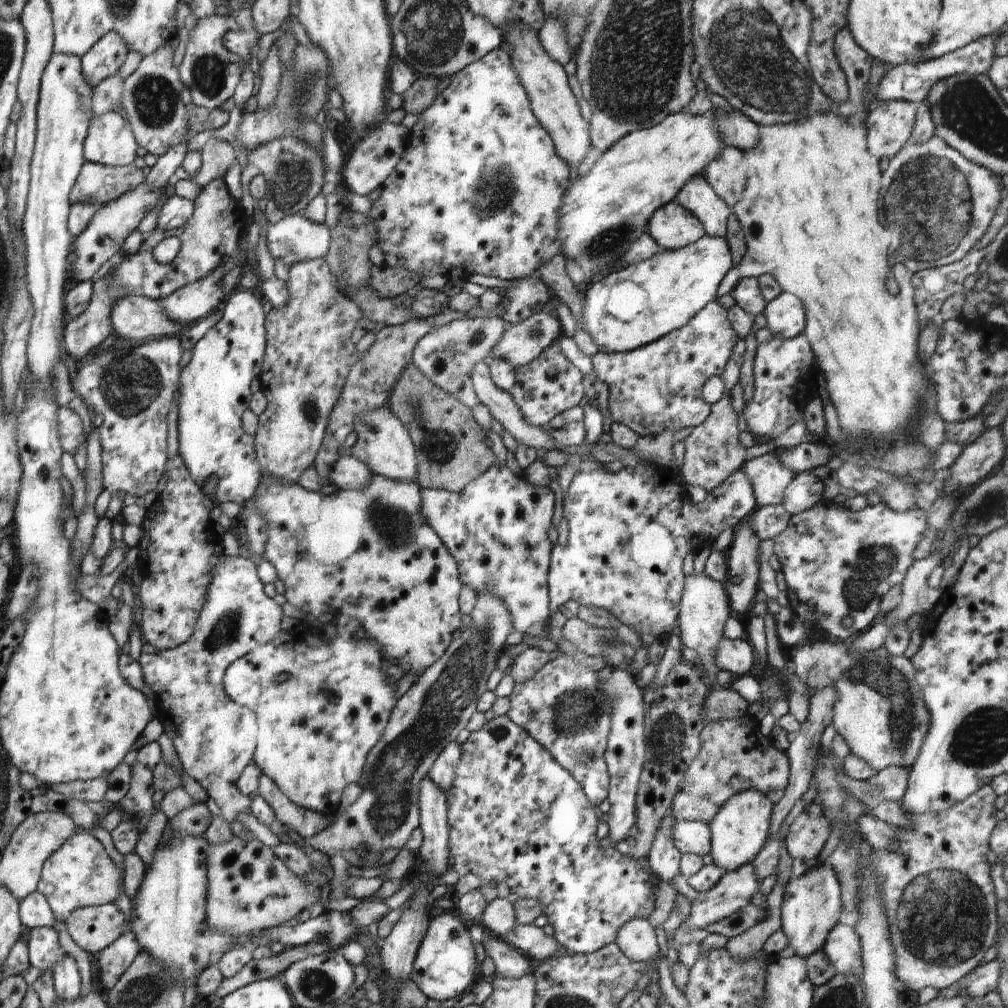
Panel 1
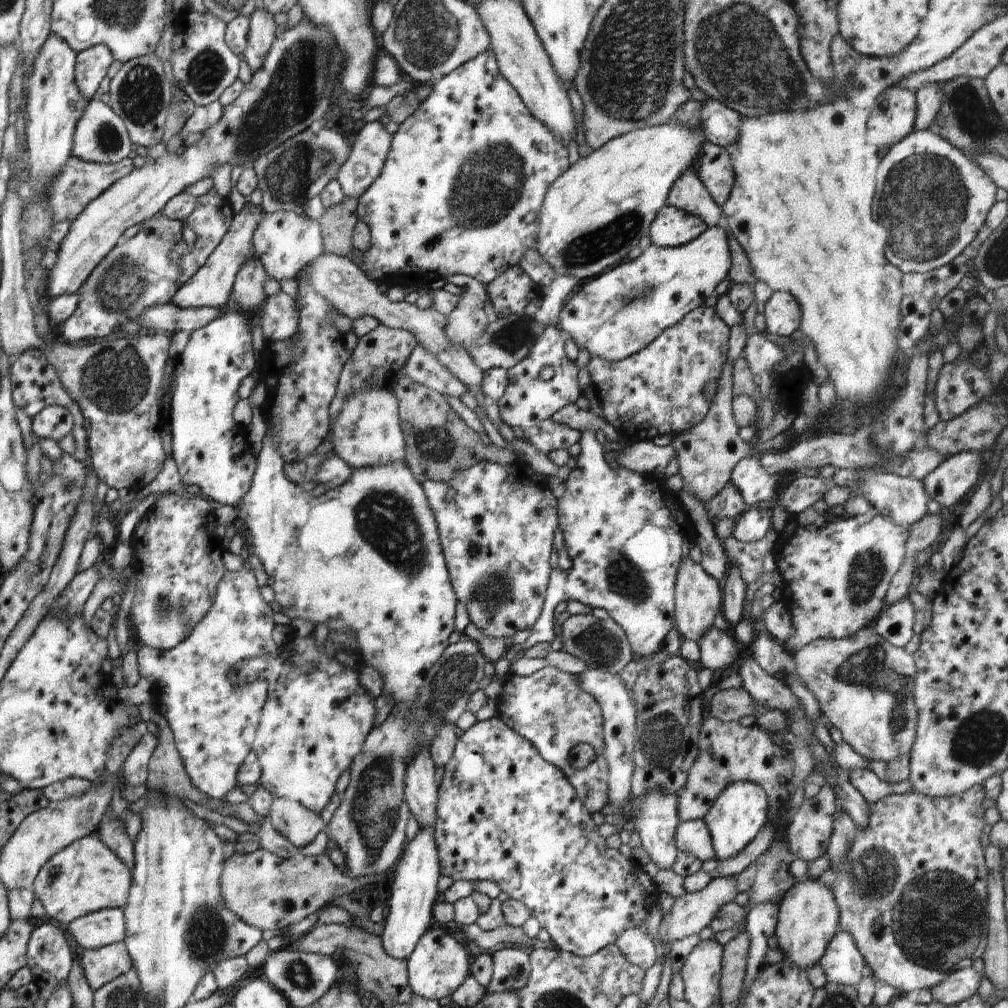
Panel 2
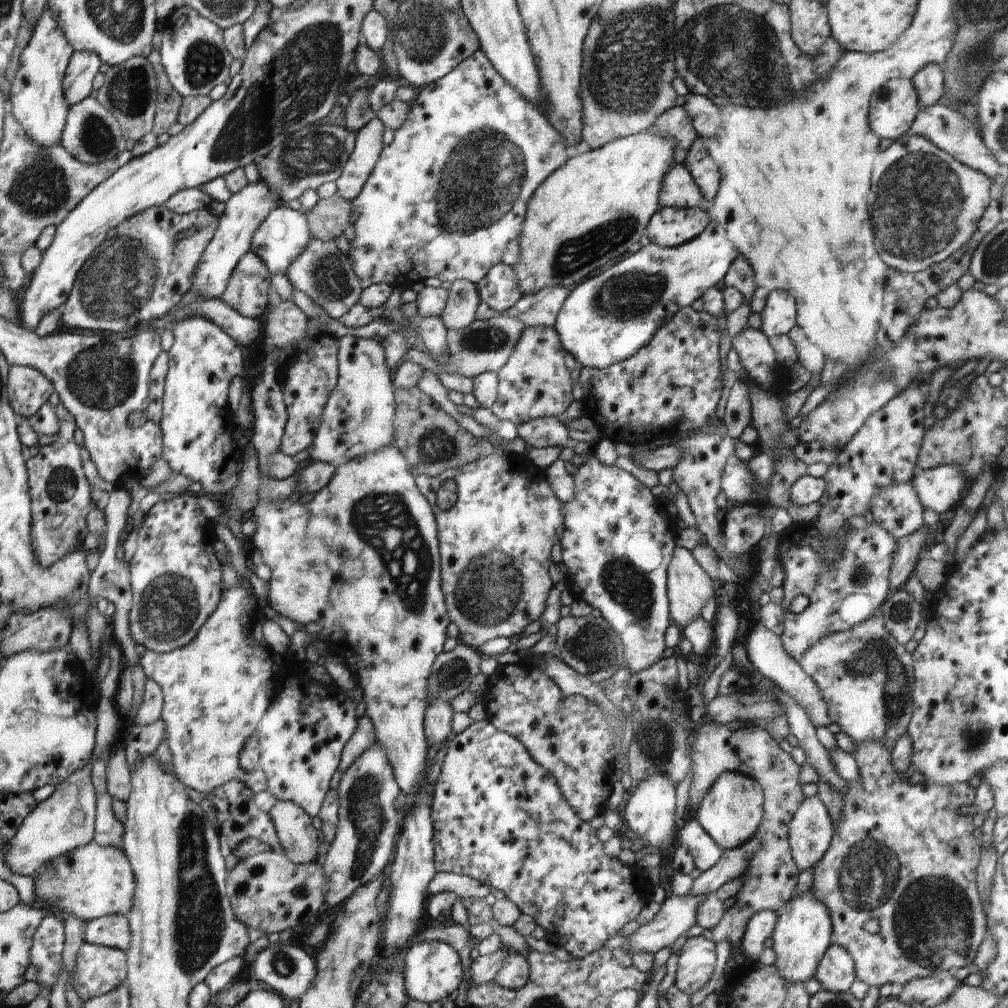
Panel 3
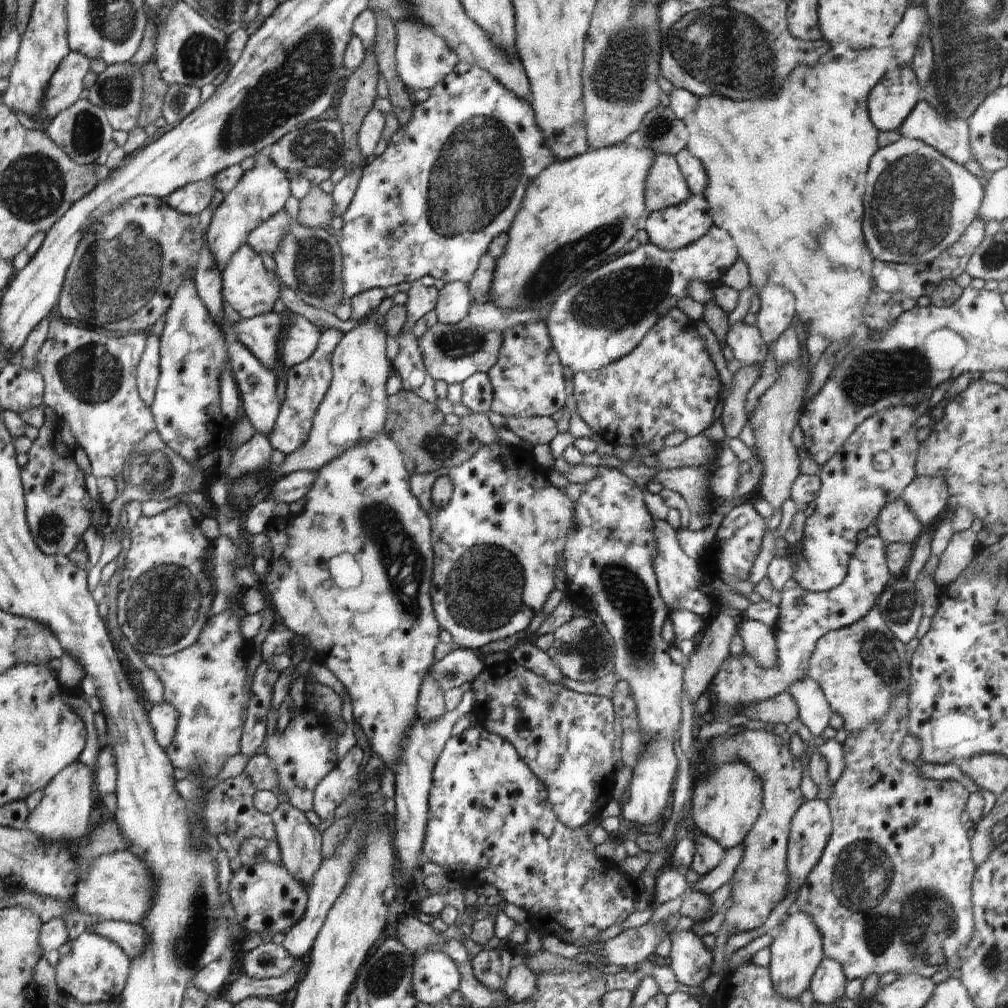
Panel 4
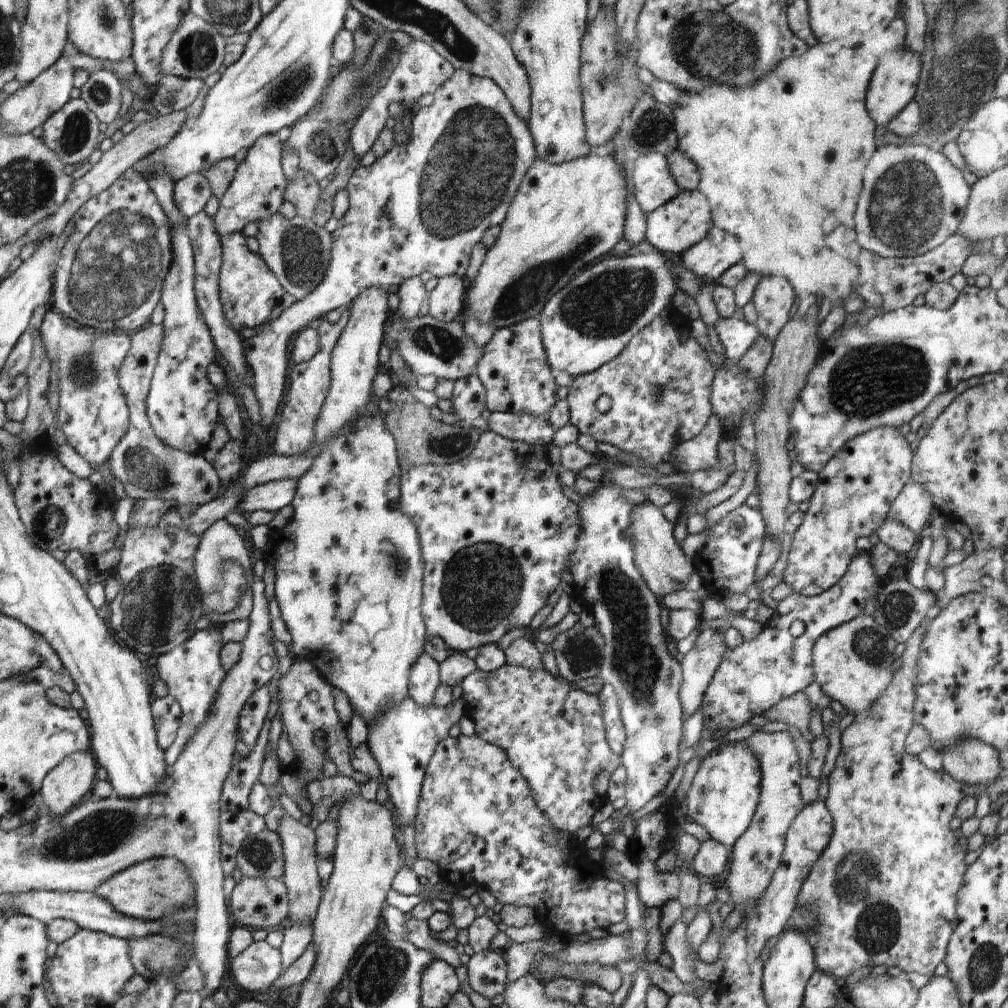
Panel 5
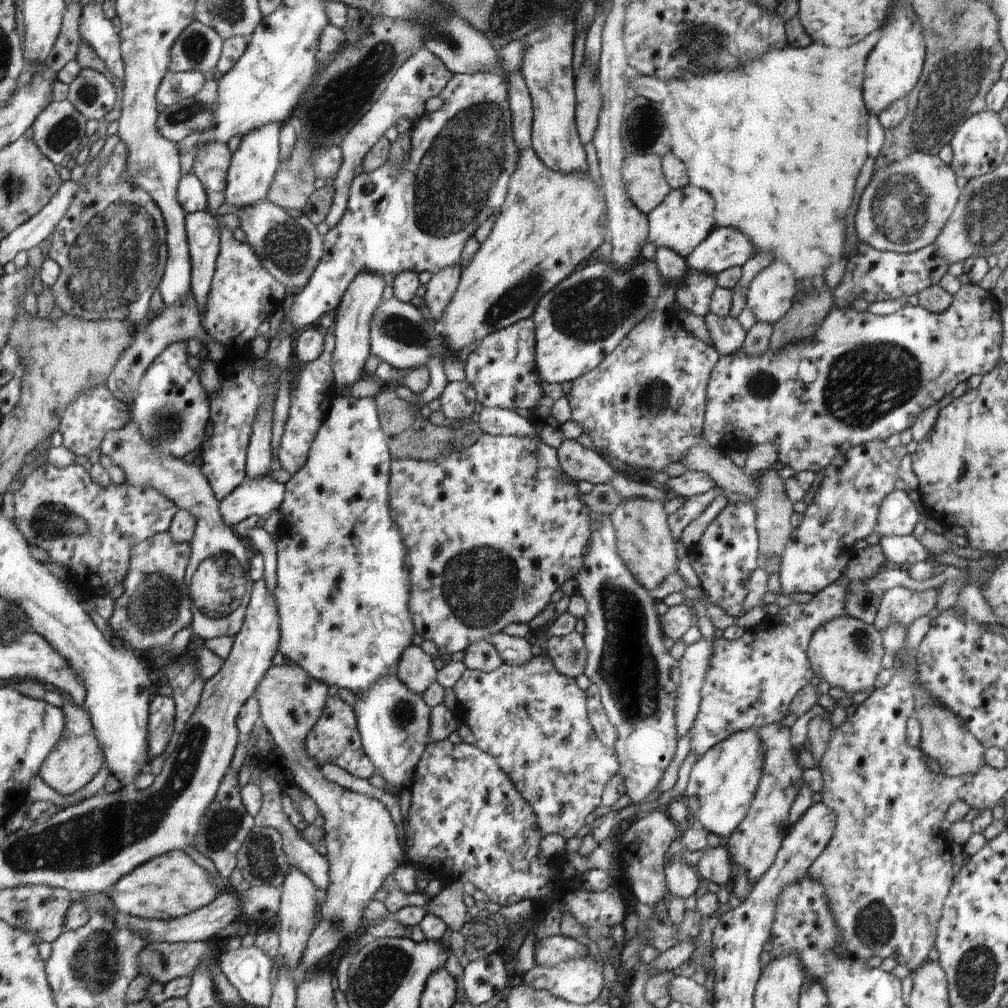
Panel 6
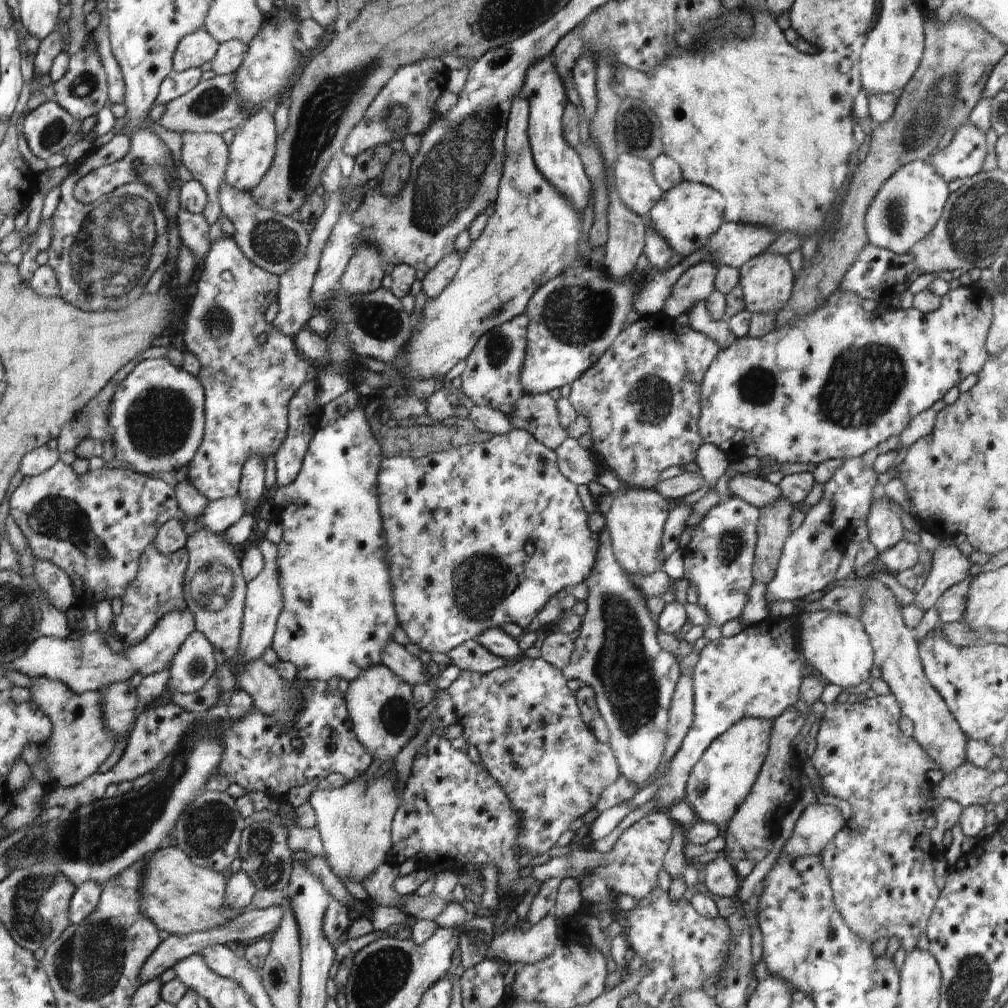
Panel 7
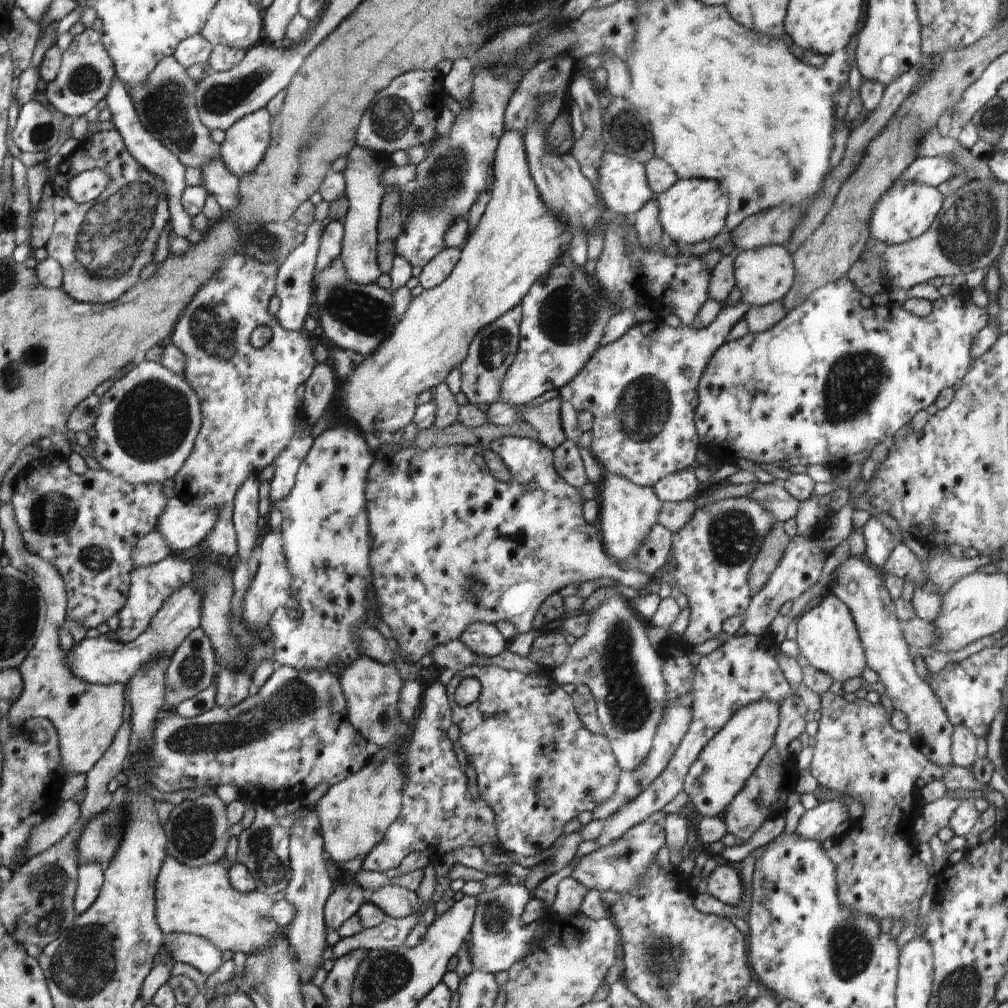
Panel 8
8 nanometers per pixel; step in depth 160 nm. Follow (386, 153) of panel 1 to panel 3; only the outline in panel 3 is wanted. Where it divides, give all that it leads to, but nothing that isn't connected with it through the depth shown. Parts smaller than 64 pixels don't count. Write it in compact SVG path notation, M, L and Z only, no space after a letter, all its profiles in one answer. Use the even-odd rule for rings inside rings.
M376 117L356 133L356 146L346 162L341 176L335 180L338 186L337 196L345 200L356 199L371 178L379 164L385 145L383 133L385 127Z

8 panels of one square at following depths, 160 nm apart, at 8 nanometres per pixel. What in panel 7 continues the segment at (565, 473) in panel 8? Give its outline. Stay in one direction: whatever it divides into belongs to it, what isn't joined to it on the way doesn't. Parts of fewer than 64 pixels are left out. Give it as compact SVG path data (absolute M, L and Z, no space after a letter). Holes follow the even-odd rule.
M570 436L566 437L564 442L555 450L559 471L576 486L588 485L597 480L595 453L592 450L582 448L577 439Z

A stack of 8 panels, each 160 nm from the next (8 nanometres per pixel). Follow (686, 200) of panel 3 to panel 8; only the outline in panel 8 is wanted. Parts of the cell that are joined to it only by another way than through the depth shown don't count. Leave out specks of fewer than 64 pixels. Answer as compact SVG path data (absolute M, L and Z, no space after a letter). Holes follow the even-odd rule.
M606 151L603 152L600 161L597 190L601 194L601 204L604 207L612 214L622 215L626 218L638 212L648 200L654 197L646 178L645 165L627 156Z

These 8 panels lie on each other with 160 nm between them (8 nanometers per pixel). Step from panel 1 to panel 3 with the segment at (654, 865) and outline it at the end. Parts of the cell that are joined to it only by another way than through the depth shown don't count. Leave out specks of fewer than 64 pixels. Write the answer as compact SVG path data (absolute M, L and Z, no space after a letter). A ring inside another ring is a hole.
M652 774L644 782L640 782L637 788L632 789L630 800L624 808L624 822L644 842L645 847L657 848L657 852L662 856L670 846L676 845L674 842L676 840L674 835L676 827L675 812L676 785L668 776Z

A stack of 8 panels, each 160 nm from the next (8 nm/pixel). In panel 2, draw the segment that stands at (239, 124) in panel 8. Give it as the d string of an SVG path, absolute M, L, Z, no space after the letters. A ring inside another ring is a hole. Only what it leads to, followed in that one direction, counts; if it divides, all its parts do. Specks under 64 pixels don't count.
M246 202L242 210L233 216L230 228L220 240L219 245L195 272L194 276L188 279L186 286L180 288L173 303L180 307L214 307L220 309L220 306L226 306L228 296L231 296L233 290L232 284L235 284L234 278L237 278L238 270L243 268L242 264L246 262L246 256L250 254L252 234L258 228L263 214L264 211L261 206L255 207L251 202Z

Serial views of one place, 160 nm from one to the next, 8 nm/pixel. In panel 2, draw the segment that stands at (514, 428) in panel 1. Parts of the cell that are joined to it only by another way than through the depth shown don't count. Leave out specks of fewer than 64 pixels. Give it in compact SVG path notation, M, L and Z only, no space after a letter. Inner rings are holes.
M324 251L316 257L304 270L301 277L320 295L328 299L338 313L354 320L360 316L374 316L380 325L391 329L402 329L411 332L418 344L425 351L433 353L468 390L481 390L484 373L473 363L469 352L461 345L453 343L446 336L447 317L432 307L420 310L416 305L406 301L392 302L385 293L384 286L373 281L362 268L356 265L347 256L327 253Z

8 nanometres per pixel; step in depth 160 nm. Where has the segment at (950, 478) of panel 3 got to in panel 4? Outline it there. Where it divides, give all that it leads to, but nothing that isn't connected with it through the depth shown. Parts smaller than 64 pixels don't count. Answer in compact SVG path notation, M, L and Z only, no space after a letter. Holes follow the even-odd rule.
M915 476L903 490L901 499L911 508L922 526L932 525L947 506L948 489L942 477Z

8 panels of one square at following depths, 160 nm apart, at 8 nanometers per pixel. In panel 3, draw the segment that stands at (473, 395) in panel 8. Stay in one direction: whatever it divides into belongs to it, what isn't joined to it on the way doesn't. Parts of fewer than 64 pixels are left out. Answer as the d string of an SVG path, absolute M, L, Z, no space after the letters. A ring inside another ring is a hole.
M526 327L508 362L498 374L497 400L491 407L498 419L524 424L541 417L556 417L574 401L572 374L566 368L565 349L558 332L552 327Z

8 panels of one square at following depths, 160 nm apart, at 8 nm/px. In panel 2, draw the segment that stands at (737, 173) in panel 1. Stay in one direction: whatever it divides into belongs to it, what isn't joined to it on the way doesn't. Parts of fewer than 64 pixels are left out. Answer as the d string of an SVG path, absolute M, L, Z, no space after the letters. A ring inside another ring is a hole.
M705 141L700 152L698 176L714 202L721 207L730 194L735 181L730 155L725 147Z

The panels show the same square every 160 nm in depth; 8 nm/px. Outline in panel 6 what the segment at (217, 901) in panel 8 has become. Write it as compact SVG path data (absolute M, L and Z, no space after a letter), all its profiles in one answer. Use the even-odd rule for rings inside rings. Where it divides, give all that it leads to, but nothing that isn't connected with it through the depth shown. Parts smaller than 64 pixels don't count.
M180 850L167 852L136 867L130 875L123 876L108 894L118 913L167 921L206 907L218 898L218 892L220 888L212 874Z

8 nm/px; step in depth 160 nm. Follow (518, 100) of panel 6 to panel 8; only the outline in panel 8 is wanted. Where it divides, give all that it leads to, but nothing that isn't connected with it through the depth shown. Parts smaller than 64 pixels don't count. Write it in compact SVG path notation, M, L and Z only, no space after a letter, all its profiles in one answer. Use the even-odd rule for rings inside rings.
M516 128L503 132L495 152L491 174L493 187L490 200L474 232L468 235L466 244L461 248L460 258L448 278L434 288L424 289L419 296L413 298L388 338L362 362L354 365L352 374L343 380L340 388L342 417L356 425L362 434L394 434L410 423L418 406L417 395L444 383L448 373L464 362L470 343L478 331L519 305L532 284L544 278L554 265L560 264L566 246L571 242L572 234L567 231L564 222L544 204L533 183L526 158L523 130Z

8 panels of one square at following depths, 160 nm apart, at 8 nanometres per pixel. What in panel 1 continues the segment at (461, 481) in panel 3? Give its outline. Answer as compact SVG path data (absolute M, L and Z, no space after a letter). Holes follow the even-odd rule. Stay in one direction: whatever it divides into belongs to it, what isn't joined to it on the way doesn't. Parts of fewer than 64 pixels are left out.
M492 465L471 480L462 491L453 493L444 489L421 489L420 514L441 538L448 552L458 564L459 579L478 595L495 595L508 609L514 631L539 636L550 626L551 610L546 584L553 543L548 539L554 512L554 493L547 486L533 485L525 475L516 475L505 465Z

